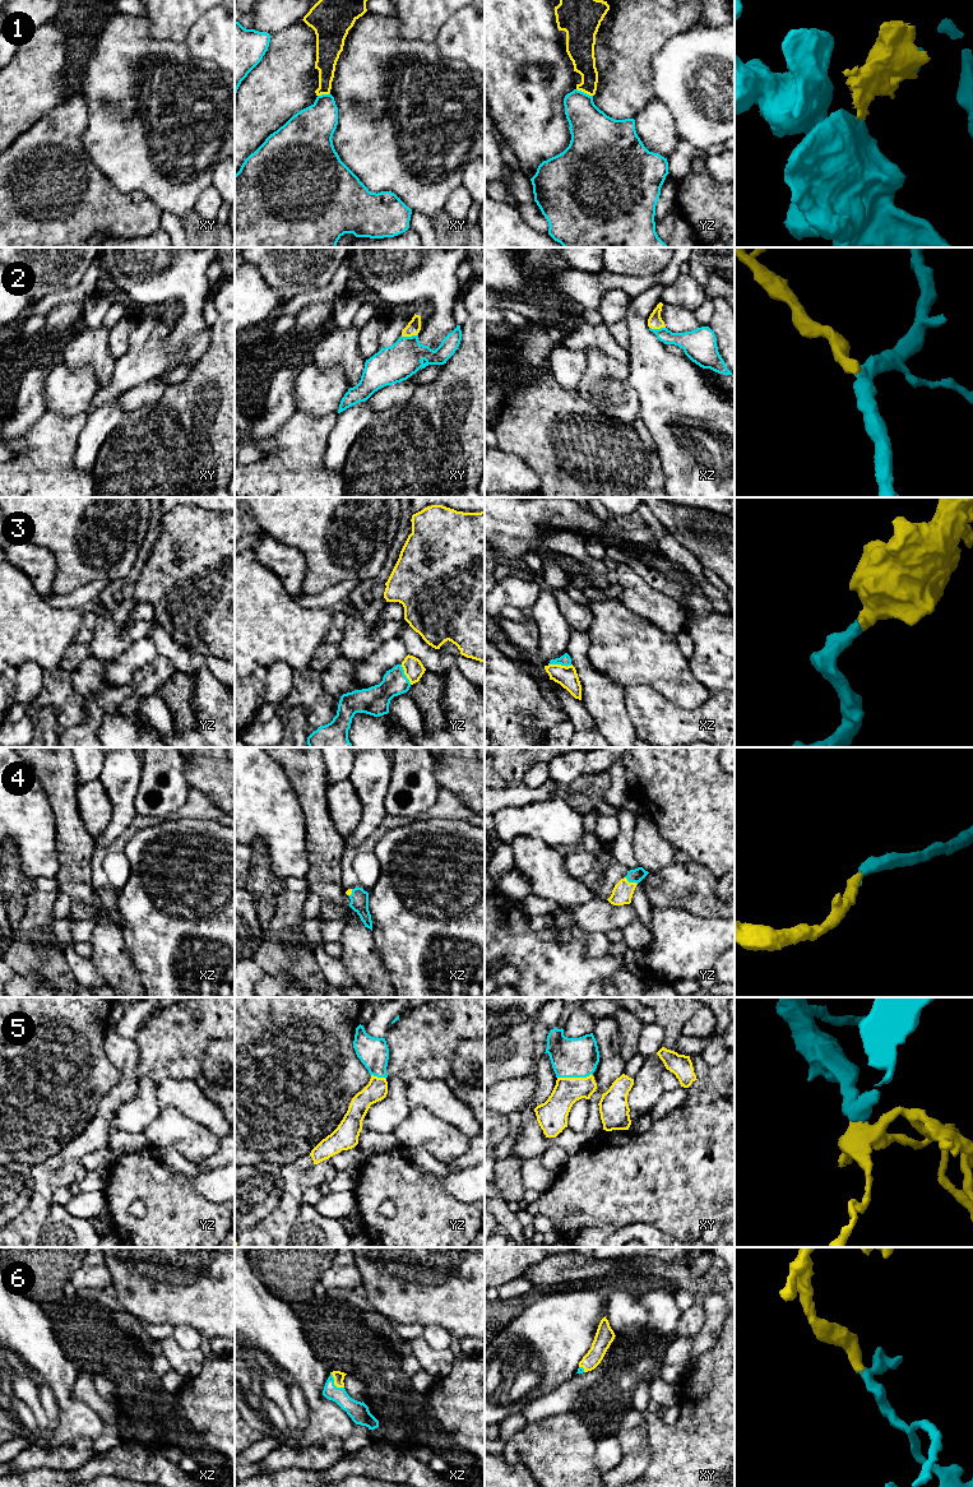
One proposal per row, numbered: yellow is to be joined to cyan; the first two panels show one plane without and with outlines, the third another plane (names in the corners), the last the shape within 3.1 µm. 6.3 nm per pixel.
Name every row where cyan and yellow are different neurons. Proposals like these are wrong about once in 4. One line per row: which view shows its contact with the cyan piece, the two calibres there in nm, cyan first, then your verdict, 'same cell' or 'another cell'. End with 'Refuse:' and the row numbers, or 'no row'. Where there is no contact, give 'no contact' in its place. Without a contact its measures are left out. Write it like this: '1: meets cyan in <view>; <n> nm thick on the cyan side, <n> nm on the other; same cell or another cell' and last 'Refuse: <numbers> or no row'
1: meets cyan in yz; 280 nm thick on the cyan side, 160 nm on the other; another cell
2: meets cyan in xy; 240 nm thick on the cyan side, 90 nm on the other; same cell
3: meets cyan in xz; 70 nm thick on the cyan side, 130 nm on the other; same cell
4: meets cyan in yz; 90 nm thick on the cyan side, 130 nm on the other; same cell
5: meets cyan in xy; 260 nm thick on the cyan side, 170 nm on the other; same cell
6: meets cyan in xz; 120 nm thick on the cyan side, 70 nm on the other; same cell
Refuse: 1

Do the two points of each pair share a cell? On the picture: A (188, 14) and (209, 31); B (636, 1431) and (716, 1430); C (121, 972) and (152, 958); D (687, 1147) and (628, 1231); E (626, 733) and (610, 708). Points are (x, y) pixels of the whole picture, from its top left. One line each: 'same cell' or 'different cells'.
A: different cells
B: different cells
C: different cells
D: different cells
E: same cell

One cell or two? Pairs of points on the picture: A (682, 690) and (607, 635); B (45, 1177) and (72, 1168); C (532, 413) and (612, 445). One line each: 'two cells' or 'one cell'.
A: one cell
B: one cell
C: one cell

